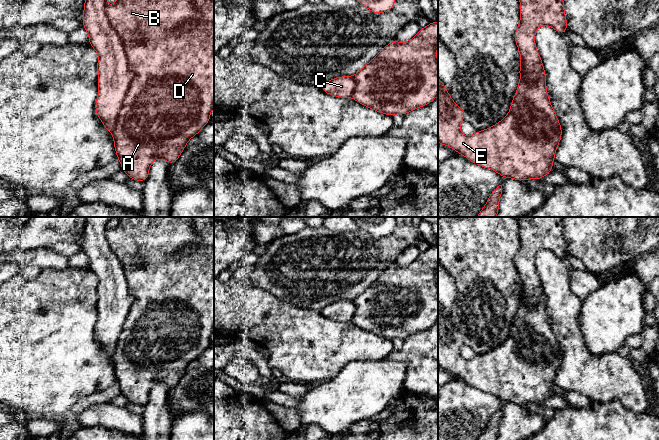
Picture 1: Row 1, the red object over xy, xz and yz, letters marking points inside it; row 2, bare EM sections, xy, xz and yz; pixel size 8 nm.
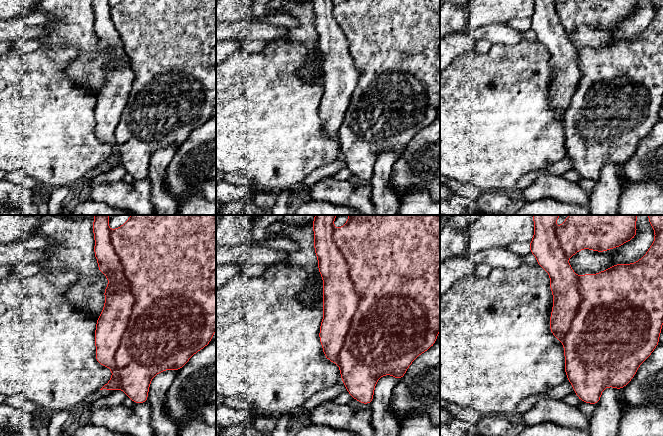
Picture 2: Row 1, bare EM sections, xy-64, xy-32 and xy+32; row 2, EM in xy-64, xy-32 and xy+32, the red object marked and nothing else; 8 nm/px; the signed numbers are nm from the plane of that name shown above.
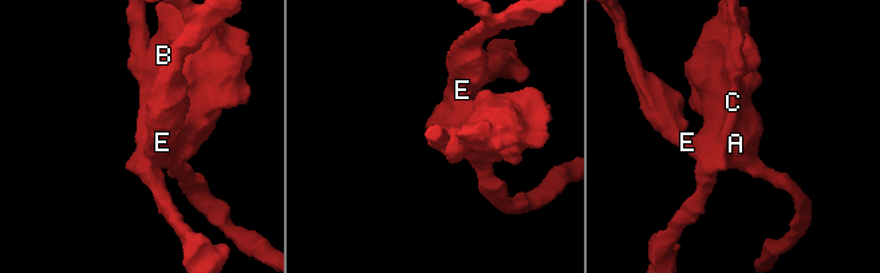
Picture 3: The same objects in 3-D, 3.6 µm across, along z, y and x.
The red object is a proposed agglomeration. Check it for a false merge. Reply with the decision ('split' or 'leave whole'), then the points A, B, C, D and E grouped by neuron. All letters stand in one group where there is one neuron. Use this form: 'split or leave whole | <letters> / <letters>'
leave whole | A B C D E

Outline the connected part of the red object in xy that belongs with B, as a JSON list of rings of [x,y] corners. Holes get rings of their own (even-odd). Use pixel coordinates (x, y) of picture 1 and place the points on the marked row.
[[[85,0],[83,9],[82,24],[88,33],[89,45],[94,48],[98,54],[98,96],[95,102],[95,111],[98,118],[102,121],[104,128],[112,133],[116,157],[119,159],[122,170],[127,174],[128,178],[145,182],[149,177],[149,169],[154,160],[164,159],[169,165],[175,163],[185,149],[188,141],[196,136],[203,127],[211,121],[210,112],[214,108],[214,0],[117,0],[114,5],[110,6],[106,5],[106,1],[107,0]],[[191,20],[195,21],[194,26],[189,30],[184,30],[183,27]]]

